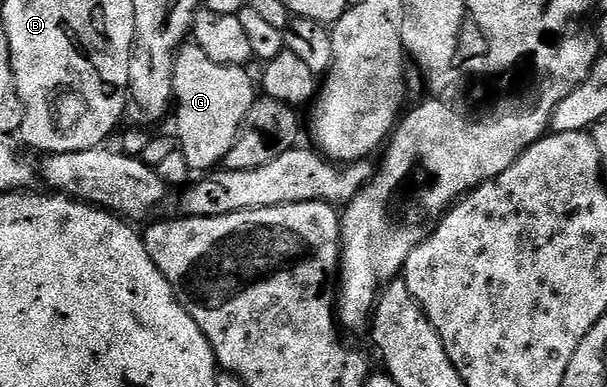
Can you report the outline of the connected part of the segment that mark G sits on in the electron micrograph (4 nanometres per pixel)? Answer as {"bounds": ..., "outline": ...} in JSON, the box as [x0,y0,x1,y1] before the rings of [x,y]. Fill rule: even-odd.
{"bounds":[174,44,258,172],"outline":[[[185,44],[176,55],[174,72],[174,114],[178,148],[194,172],[208,172],[219,167],[234,148],[250,108],[258,100],[258,86],[252,83],[243,66],[214,64],[195,44]]]}

